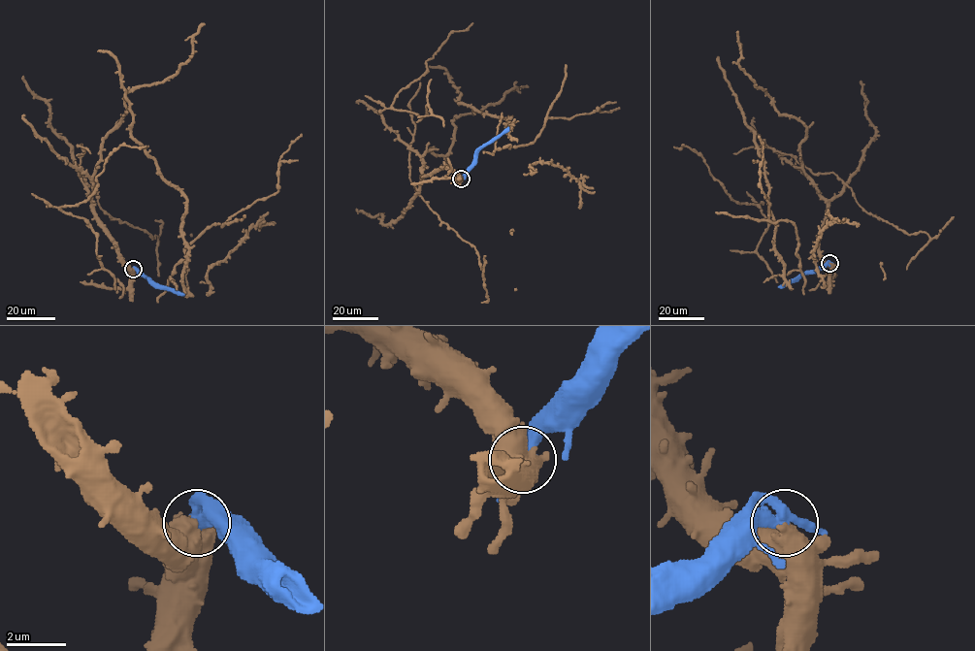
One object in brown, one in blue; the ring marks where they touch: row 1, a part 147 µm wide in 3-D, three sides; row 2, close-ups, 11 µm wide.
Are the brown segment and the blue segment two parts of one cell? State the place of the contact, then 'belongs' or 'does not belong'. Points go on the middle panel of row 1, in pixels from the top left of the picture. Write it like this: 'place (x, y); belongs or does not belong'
place (461, 179); does not belong

